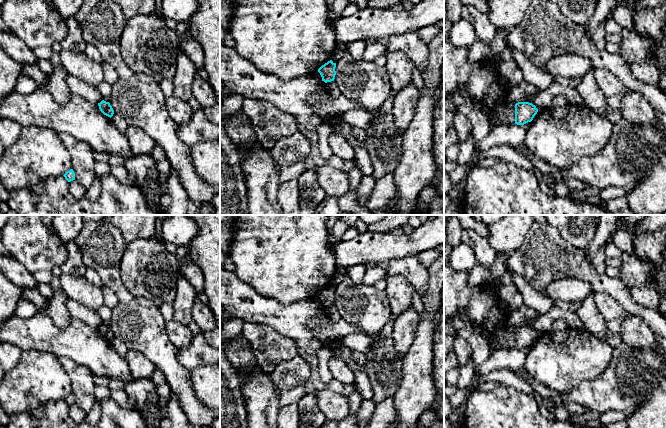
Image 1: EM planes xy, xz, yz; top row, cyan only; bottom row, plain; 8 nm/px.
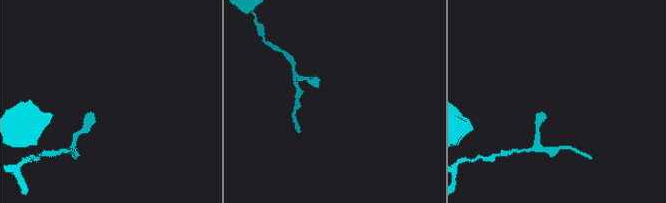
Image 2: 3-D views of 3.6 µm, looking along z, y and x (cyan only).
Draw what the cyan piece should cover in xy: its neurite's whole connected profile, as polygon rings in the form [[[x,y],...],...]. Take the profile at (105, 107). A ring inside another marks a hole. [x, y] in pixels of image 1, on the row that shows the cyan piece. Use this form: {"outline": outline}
{"outline": [[[102,100],[100,103],[98,103],[98,106],[99,106],[100,111],[104,115],[106,115],[110,118],[113,116],[114,110],[113,110],[113,108],[112,108],[112,106],[110,105],[109,102]]]}

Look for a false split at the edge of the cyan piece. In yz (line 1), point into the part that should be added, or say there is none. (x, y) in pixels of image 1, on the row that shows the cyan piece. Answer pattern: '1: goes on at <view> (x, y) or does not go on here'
1: does not go on here

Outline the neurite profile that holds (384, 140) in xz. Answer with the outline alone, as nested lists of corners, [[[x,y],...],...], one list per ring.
[[[376,110],[372,111],[372,116],[365,130],[365,149],[372,162],[372,176],[377,180],[397,168],[402,154],[403,132],[396,127],[392,113],[381,115]]]

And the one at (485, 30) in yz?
[[[463,5],[461,17],[472,24],[478,41],[490,42],[494,39],[497,28],[490,22],[488,14],[473,6]]]

